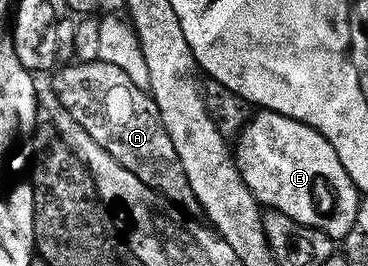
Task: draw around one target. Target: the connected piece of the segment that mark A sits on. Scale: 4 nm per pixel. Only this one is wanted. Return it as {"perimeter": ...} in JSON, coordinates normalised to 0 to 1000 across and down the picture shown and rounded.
{"perimeter":[[[277,222],[255,237],[204,233],[152,267],[141,335],[163,395],[196,425],[196,455],[231,485],[272,560],[304,575],[348,650],[370,650],[391,695],[448,733],[476,778],[538,778],[522,695],[511,695],[500,654],[500,620],[489,620],[489,590],[478,590],[467,515],[457,515],[457,485],[446,485],[446,455],[435,455],[435,410],[424,410],[424,380],[399,331],[372,327],[337,259],[315,259],[315,244]]]}

